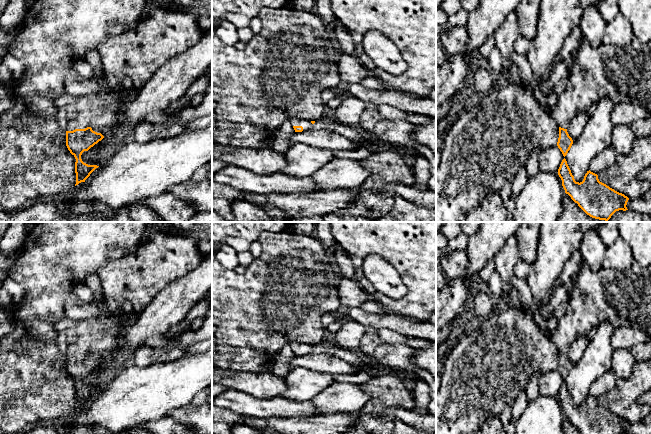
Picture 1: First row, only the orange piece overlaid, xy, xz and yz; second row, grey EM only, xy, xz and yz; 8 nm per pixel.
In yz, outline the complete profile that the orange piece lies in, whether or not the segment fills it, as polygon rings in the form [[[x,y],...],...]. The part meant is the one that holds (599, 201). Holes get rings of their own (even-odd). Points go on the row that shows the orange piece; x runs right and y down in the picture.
[[[564,158],[558,169],[565,193],[590,217],[608,221],[619,210],[628,210],[627,196],[615,191],[598,179],[590,170],[582,182],[576,182]]]

